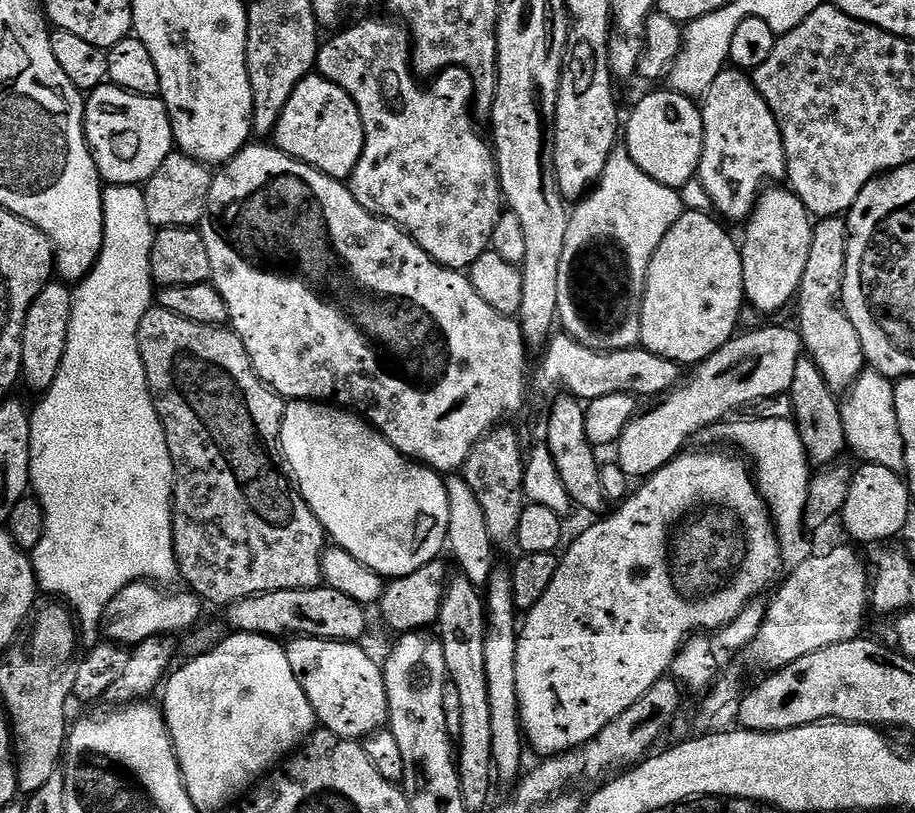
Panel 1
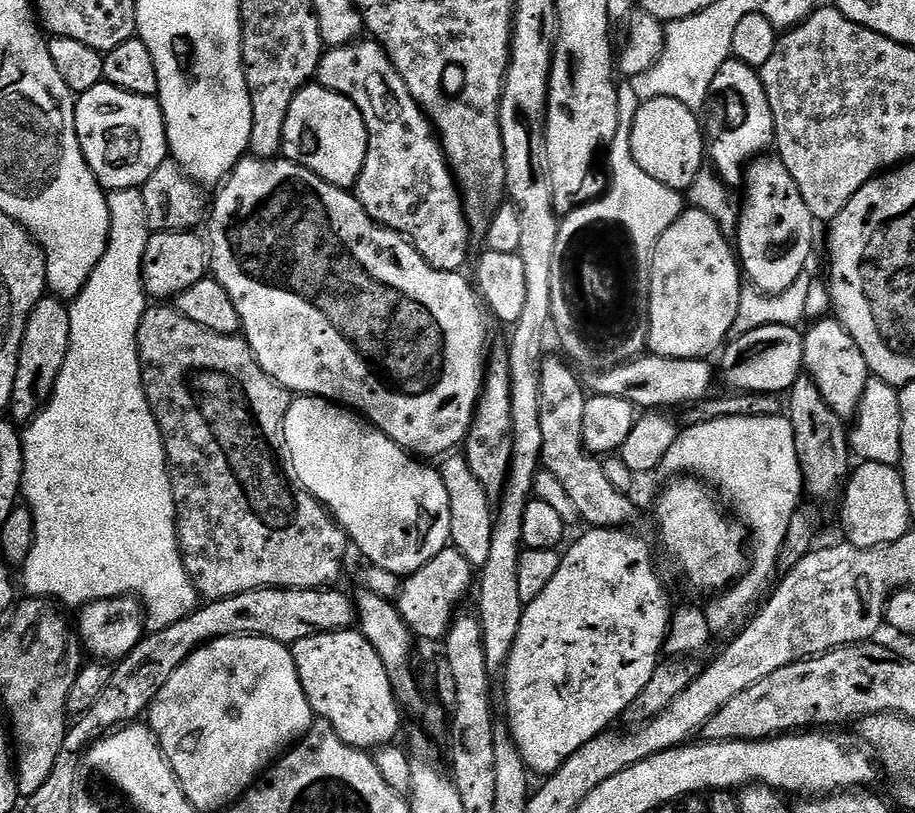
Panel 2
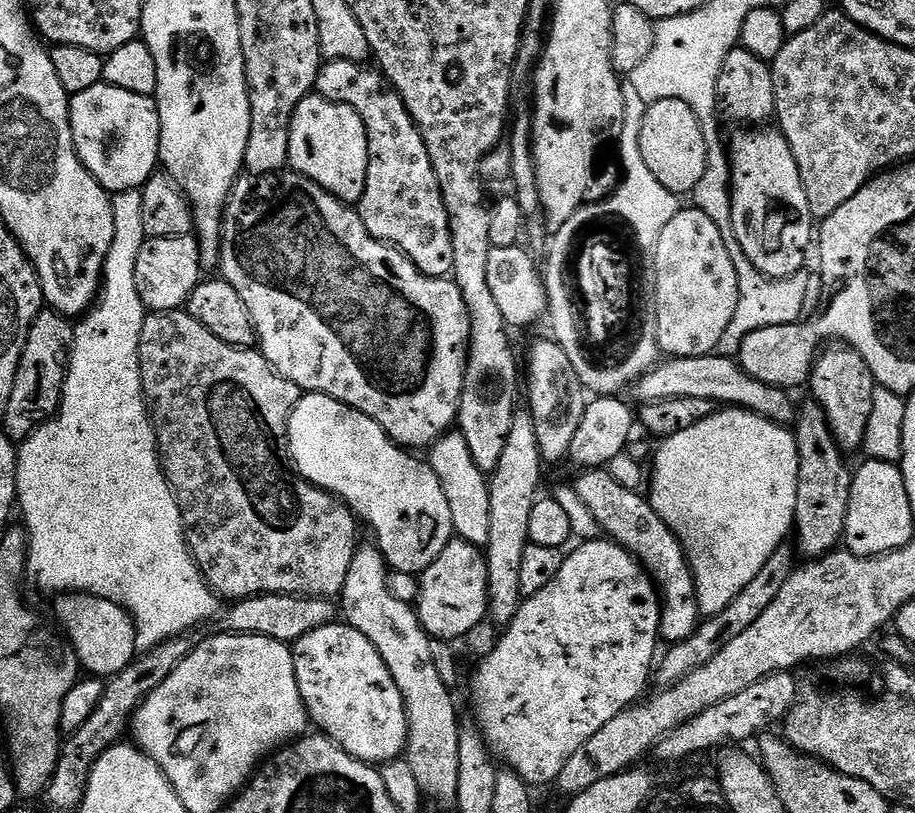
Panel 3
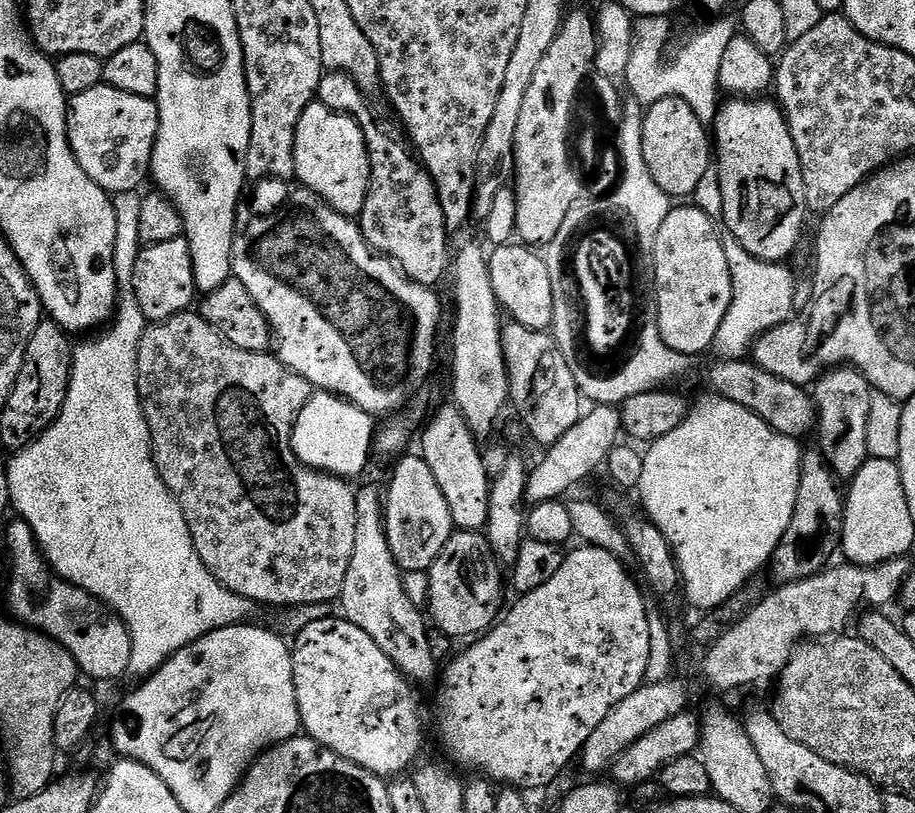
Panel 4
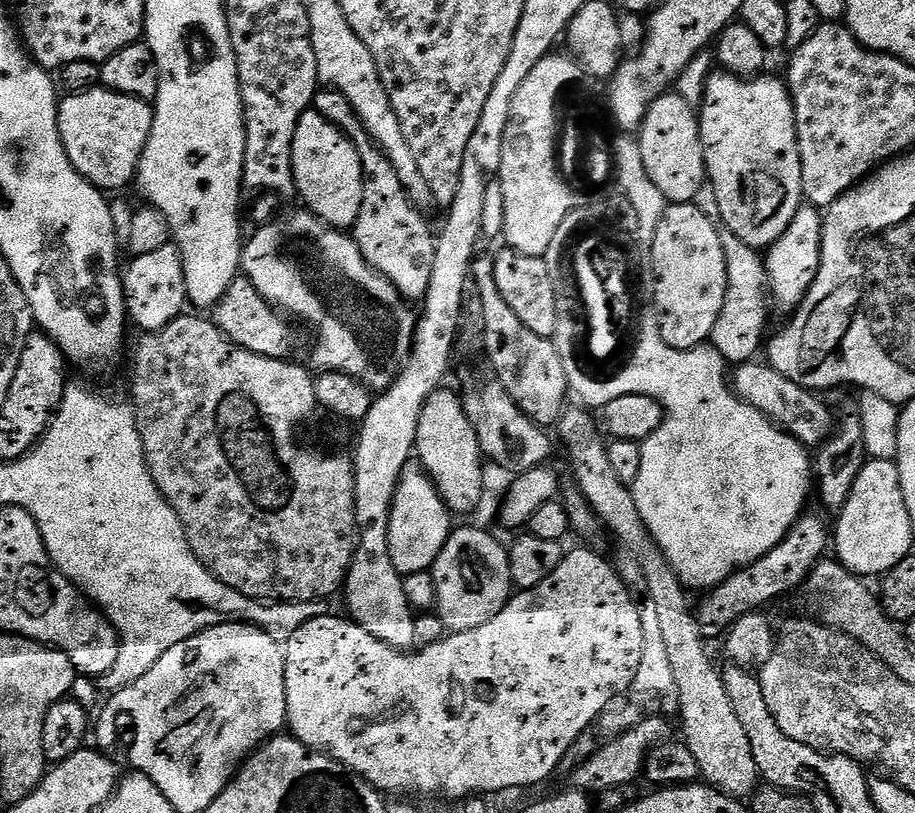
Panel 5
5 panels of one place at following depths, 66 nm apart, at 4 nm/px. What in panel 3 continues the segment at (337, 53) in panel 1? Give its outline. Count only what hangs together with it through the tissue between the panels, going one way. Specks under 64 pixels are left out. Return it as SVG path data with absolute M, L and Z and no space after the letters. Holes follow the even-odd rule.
M329 60L321 63L314 89L317 96L326 98L330 102L350 106L366 126L368 135L366 190L358 205L362 226L366 226L366 230L375 240L390 244L402 254L406 254L406 258L414 262L414 266L423 276L447 277L454 266L454 242L446 214L446 202L440 193L438 174L434 172L434 166L430 162L426 142L422 142L422 134L418 126L410 118L402 98L394 91L392 85L375 67L372 67L373 69L368 67L345 60Z

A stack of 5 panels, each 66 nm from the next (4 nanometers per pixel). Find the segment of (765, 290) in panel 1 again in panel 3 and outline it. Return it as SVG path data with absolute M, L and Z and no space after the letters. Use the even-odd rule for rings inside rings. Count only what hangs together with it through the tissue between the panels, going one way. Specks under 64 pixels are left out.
M748 130L744 136L730 140L727 155L731 164L732 234L758 271L772 280L786 279L805 267L808 247L814 244L814 217L798 174L798 162L794 162L794 154L790 154L786 138L779 130L760 131L764 130Z

